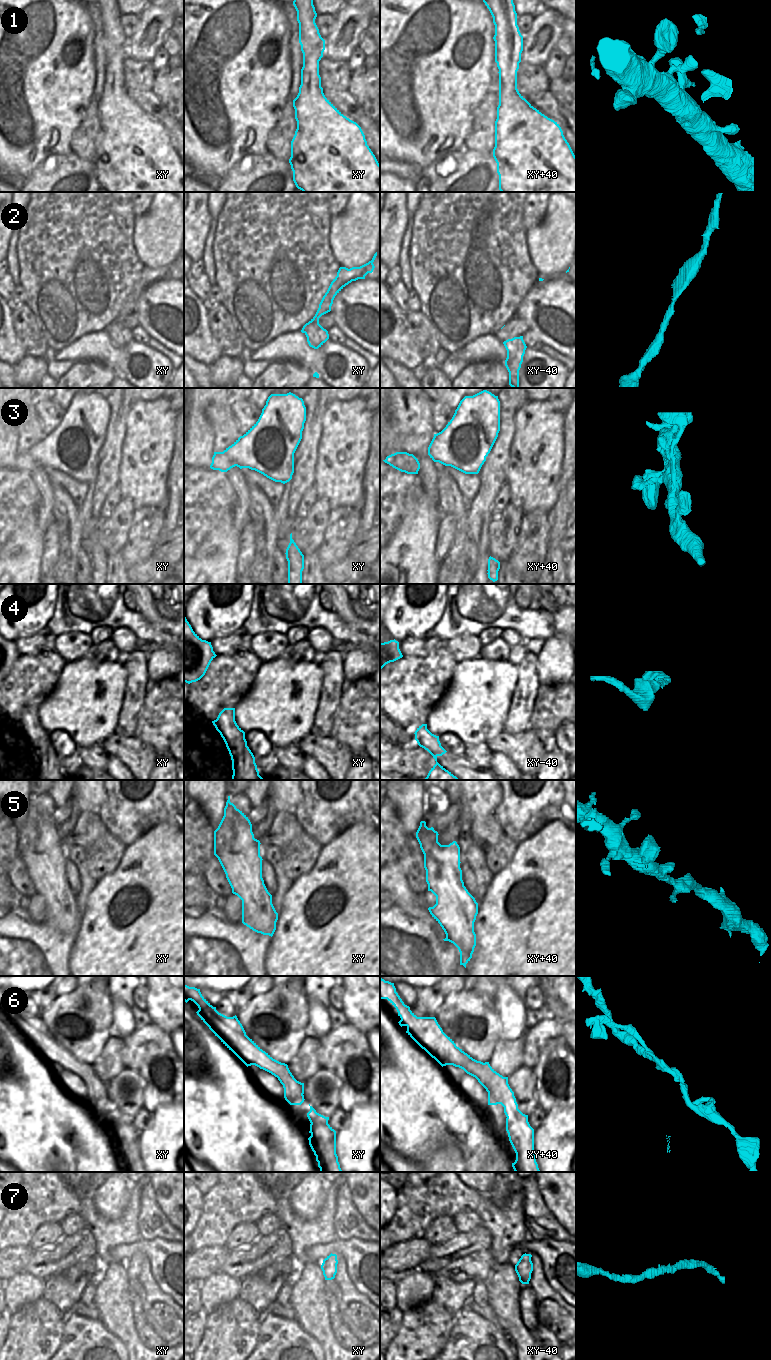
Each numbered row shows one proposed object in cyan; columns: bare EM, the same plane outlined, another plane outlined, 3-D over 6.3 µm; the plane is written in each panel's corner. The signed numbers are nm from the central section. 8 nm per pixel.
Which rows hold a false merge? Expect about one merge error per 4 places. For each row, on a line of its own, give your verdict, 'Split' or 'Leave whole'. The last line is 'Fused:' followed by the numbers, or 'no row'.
1: Leave whole
2: Leave whole
3: Leave whole
4: Split
5: Leave whole
6: Split
7: Leave whole
Fused: 4, 6.

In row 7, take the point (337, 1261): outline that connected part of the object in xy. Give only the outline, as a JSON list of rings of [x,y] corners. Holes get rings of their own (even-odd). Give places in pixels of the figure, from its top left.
[[[331,1253],[323,1260],[321,1269],[323,1271],[325,1280],[332,1280],[335,1278],[335,1275],[337,1273],[337,1264],[338,1260],[336,1254]]]

